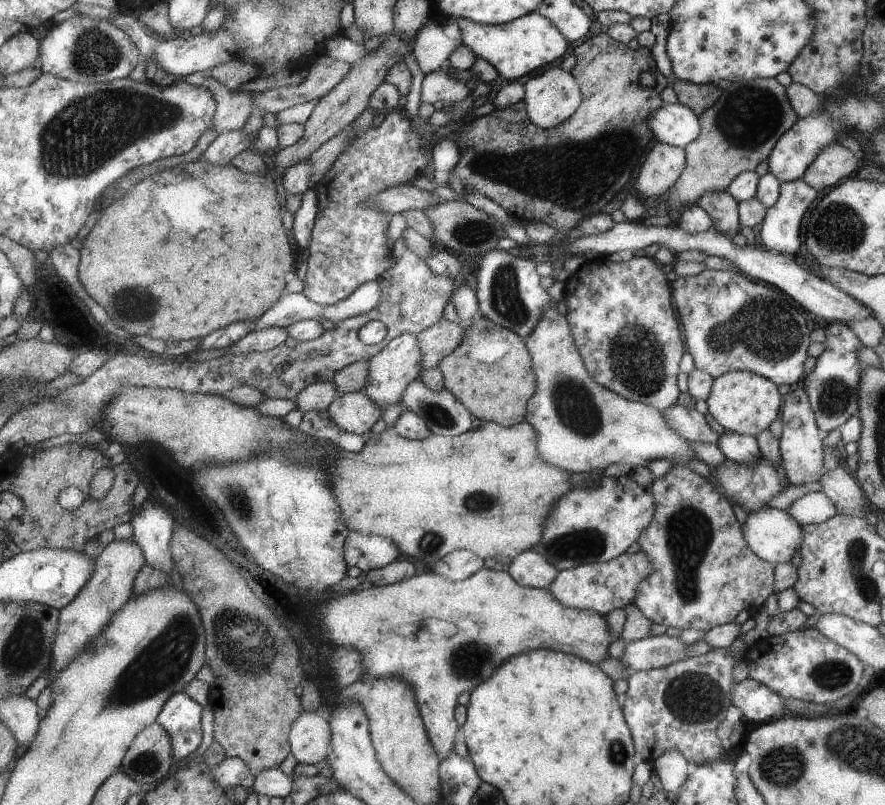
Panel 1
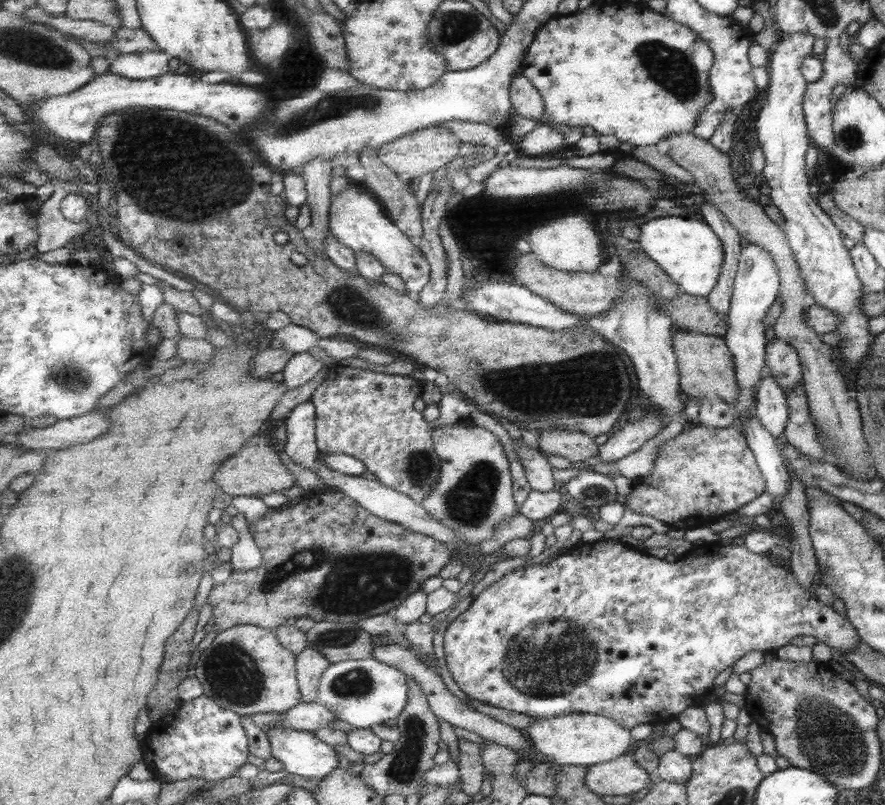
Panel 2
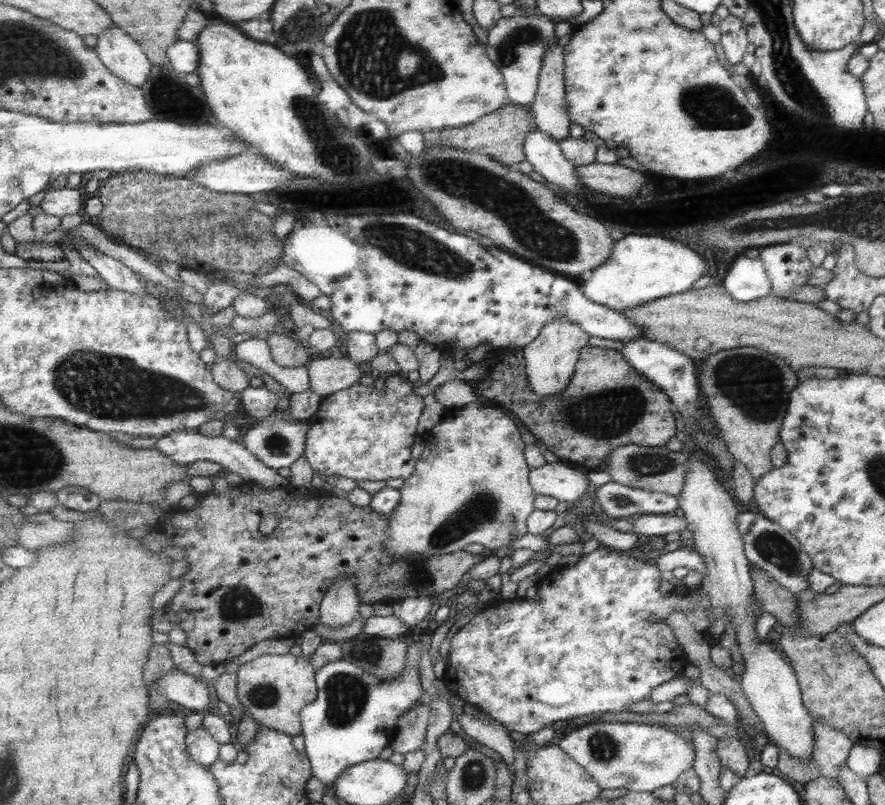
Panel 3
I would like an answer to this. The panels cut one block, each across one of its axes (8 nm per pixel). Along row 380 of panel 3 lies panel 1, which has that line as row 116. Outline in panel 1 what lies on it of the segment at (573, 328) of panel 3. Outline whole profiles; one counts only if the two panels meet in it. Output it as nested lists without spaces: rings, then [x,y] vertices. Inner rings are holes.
[[[553,64],[543,74],[533,76],[531,80],[525,82],[525,86],[527,86],[527,98],[525,100],[527,100],[529,116],[541,128],[559,126],[563,122],[567,122],[569,118],[573,118],[577,114],[577,110],[581,110],[581,102],[583,102],[581,82],[573,76],[573,72],[561,70],[559,64]]]

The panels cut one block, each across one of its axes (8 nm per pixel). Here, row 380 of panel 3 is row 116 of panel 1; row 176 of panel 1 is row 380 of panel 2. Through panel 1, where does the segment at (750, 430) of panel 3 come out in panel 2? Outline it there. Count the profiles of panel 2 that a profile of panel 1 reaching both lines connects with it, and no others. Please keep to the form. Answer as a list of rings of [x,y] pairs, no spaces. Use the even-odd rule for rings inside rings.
[[[681,332],[673,334],[673,350],[679,362],[681,372],[681,392],[685,392],[693,400],[701,400],[707,396],[723,398],[729,406],[739,398],[739,384],[735,378],[735,360],[733,352],[727,348],[723,338],[699,334],[699,332]]]

